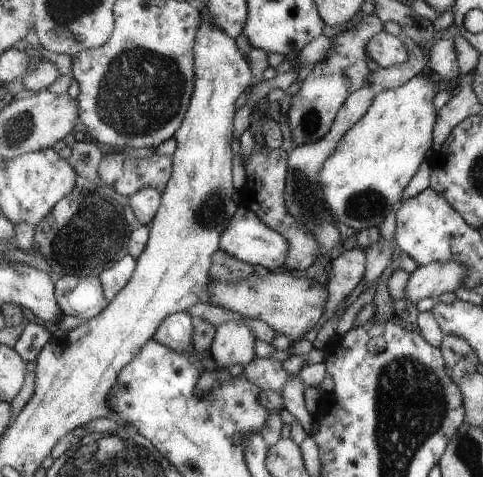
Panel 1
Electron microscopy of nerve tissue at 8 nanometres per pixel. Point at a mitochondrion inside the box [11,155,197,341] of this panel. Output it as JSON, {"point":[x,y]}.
{"point":[92,237]}

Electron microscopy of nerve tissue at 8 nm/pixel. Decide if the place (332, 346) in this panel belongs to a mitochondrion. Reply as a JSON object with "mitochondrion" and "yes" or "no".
{"mitochondrion":"no"}

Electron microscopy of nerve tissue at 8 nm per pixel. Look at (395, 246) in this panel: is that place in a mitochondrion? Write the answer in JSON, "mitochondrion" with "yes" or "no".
{"mitochondrion":"no"}

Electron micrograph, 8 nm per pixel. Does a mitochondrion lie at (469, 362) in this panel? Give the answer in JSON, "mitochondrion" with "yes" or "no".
{"mitochondrion":"no"}

